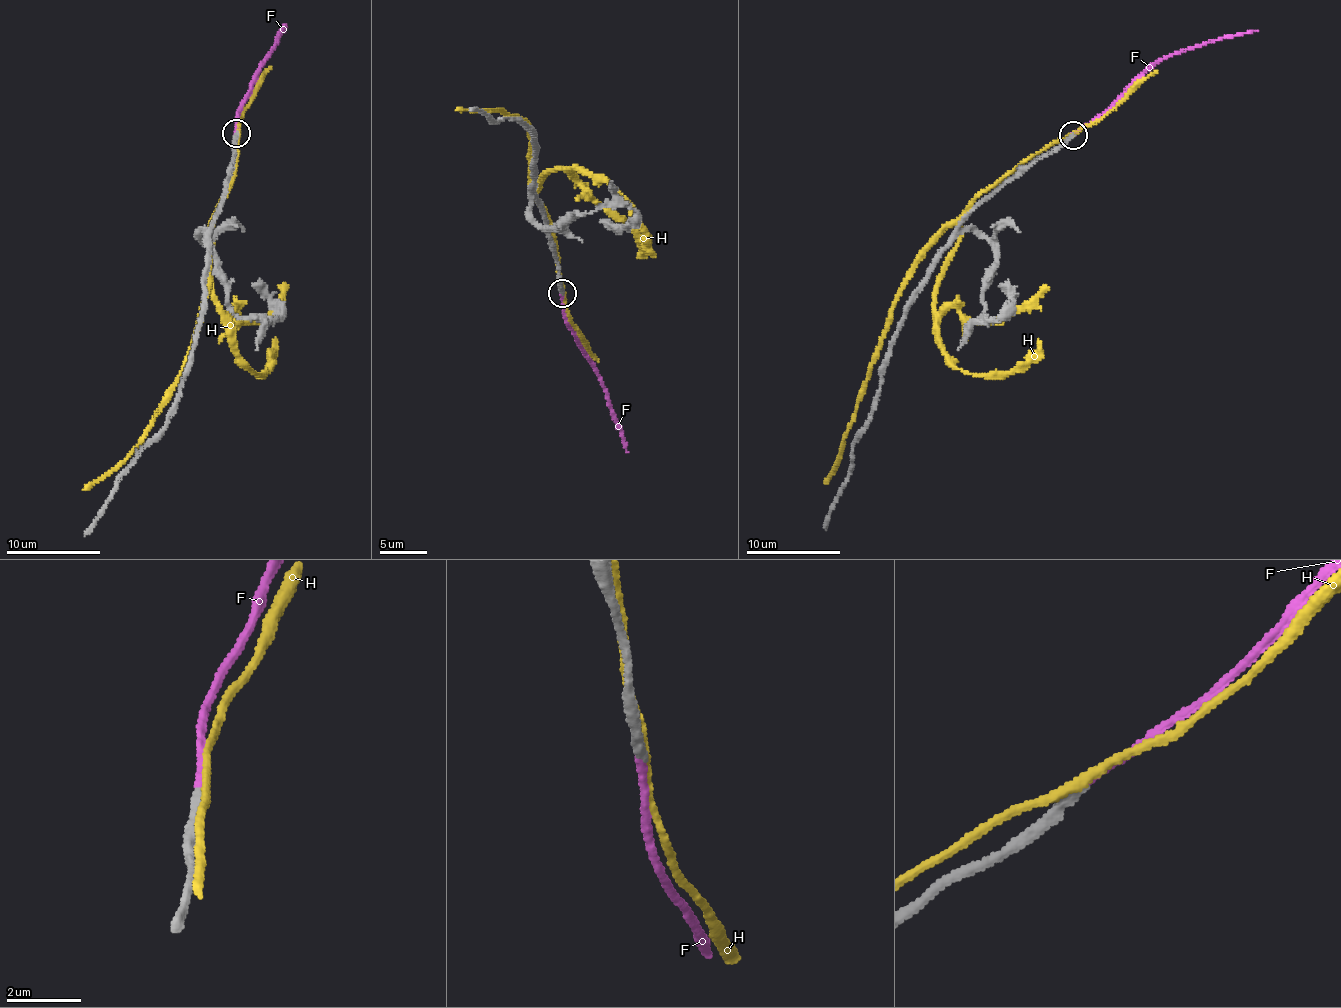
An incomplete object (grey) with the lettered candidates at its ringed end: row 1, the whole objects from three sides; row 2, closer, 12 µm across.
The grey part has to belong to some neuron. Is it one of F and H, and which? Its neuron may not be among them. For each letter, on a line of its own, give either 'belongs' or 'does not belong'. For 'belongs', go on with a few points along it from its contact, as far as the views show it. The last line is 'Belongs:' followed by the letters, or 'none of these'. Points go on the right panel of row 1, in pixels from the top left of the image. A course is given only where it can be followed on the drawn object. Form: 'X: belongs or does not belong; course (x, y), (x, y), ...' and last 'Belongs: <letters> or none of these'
F: belongs; course (1073, 135), (1164, 58), (1218, 37), (1258, 30)
H: does not belong
Belongs: F

